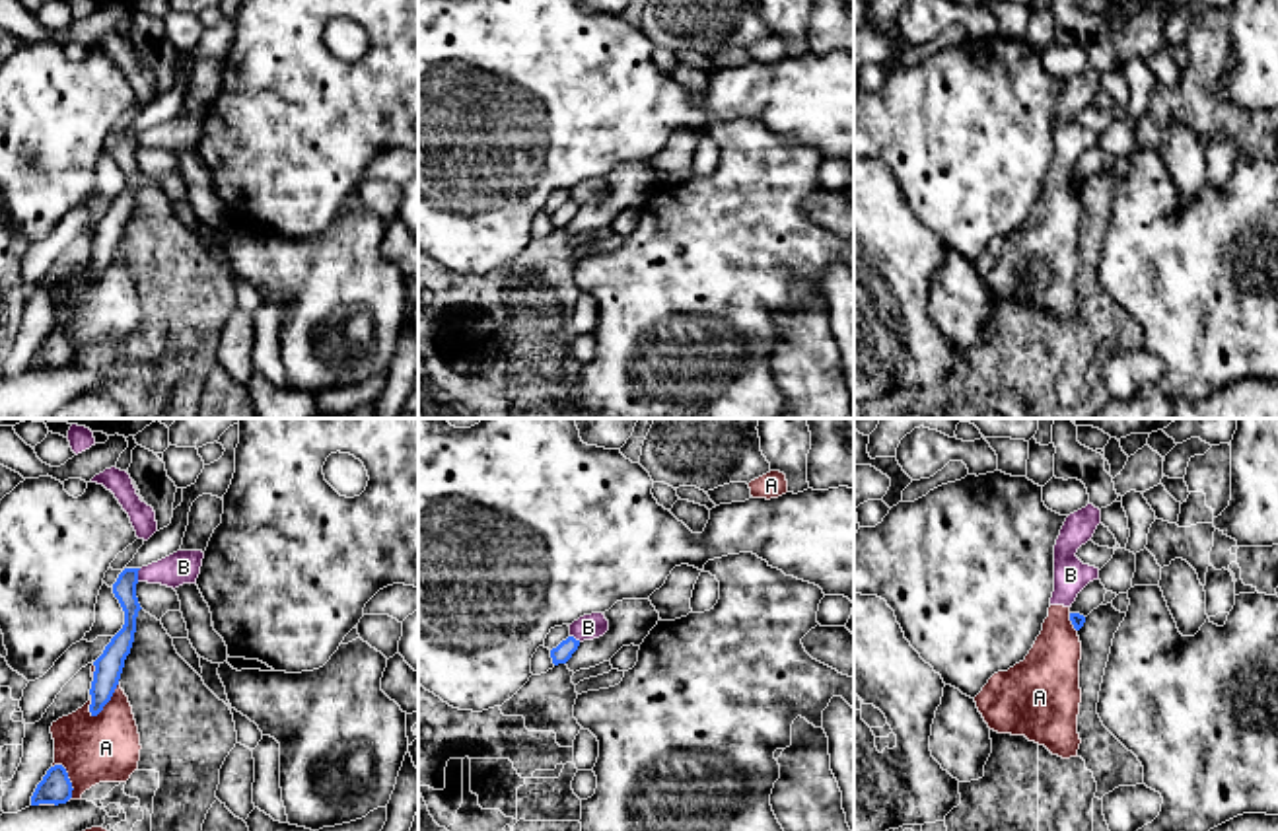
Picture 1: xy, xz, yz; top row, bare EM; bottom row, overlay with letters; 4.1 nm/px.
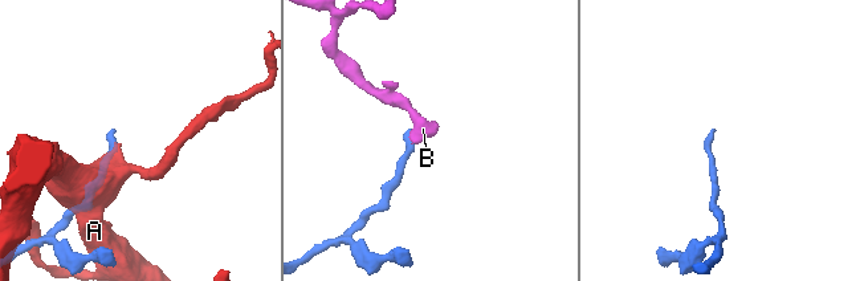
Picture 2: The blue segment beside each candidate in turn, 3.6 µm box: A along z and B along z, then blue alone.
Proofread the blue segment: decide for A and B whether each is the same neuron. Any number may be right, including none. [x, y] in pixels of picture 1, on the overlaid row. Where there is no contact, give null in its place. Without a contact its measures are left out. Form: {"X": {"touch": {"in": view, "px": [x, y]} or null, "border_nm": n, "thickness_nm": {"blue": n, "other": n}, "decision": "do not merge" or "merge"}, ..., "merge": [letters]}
{"A": {"touch": {"in": "xy", "px": [109, 699]}, "border_nm": 180, "thickness_nm": {"blue": 110, "other": 280}, "decision": "do not merge"}, "B": {"touch": {"in": "xy", "px": [137, 575]}, "border_nm": 60, "thickness_nm": {"blue": 100, "other": 140}, "decision": "do not merge"}, "merge": []}

